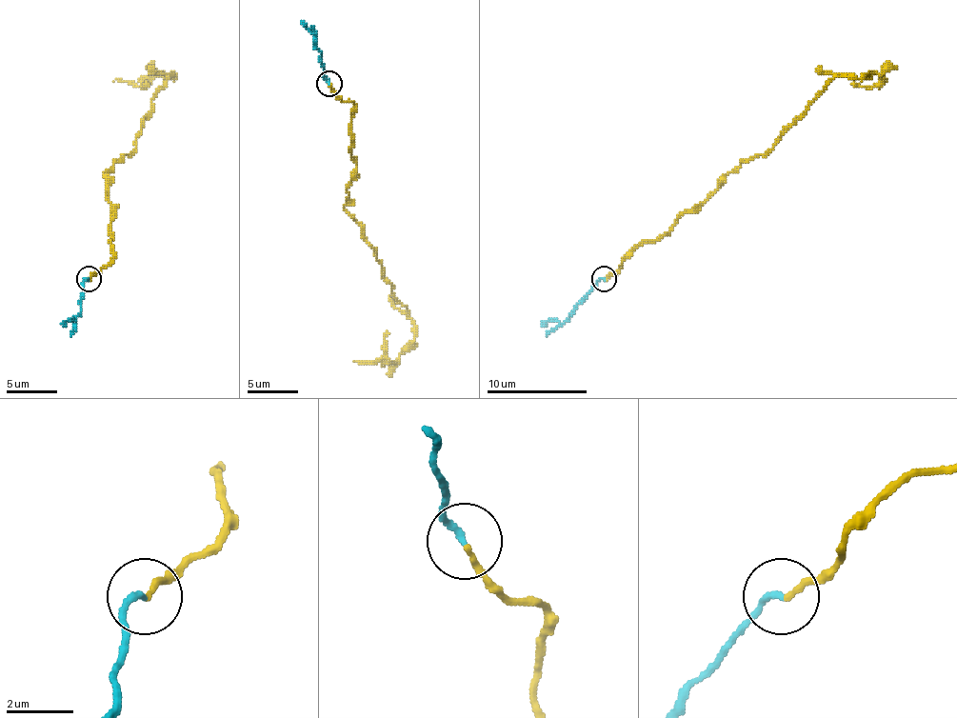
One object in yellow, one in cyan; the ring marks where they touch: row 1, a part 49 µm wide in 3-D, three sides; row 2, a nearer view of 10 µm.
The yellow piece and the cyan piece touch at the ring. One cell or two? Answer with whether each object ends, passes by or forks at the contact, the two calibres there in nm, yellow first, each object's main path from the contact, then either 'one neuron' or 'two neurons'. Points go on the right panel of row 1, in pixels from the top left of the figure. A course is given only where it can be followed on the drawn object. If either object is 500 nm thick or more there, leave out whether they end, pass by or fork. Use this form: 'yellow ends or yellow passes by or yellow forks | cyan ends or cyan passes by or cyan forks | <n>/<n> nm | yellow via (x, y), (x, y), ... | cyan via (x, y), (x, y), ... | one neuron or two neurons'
yellow ends | cyan ends | 170/180 nm | yellow via (605, 278), (640, 245), (660, 240), (746, 159), (766, 154), (836, 76), (862, 79), (874, 73), (882, 81) | cyan via (605, 278), (562, 324), (541, 324) | two neurons

